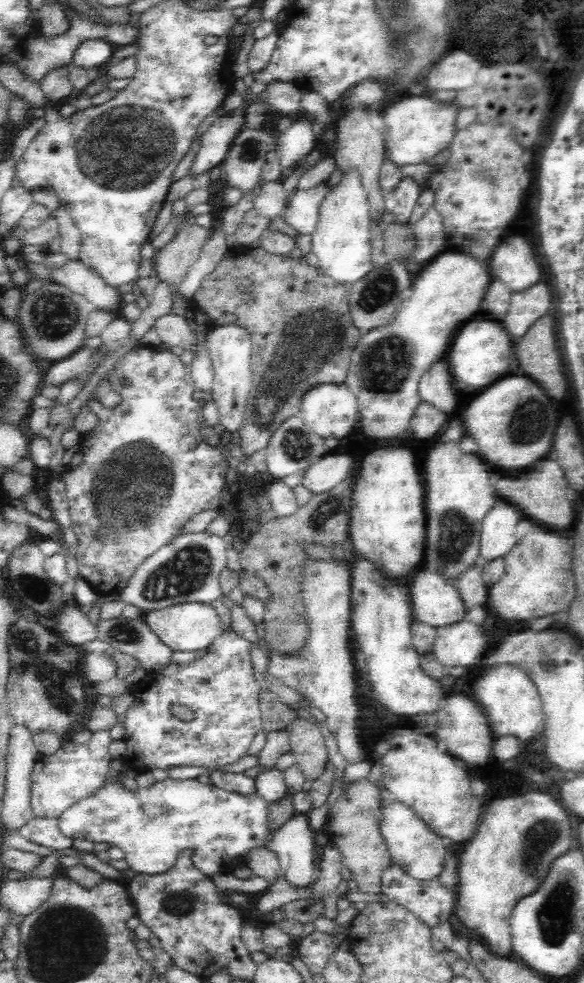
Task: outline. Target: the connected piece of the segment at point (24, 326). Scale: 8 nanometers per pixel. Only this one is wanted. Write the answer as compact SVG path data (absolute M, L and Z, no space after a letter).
M44 280L42 286L35 292L23 291L22 302L18 306L14 322L20 327L26 352L47 366L70 358L74 352L84 347L83 342L86 339L84 330L87 318L93 310L93 304L81 294L72 292L67 286L53 280Z

